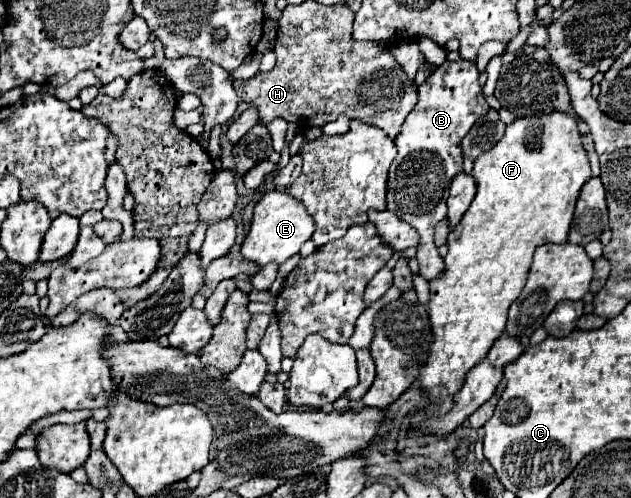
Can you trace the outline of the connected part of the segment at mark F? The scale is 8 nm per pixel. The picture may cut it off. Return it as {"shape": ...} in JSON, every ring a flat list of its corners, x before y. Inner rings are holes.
{"shape":[[553,112,541,118,519,118,507,126,501,142,475,160,473,178,477,182,477,194,461,222,449,232,449,252,443,258,445,270,429,282,427,308,433,342,429,344,427,362,421,366,417,376,419,388,427,400,423,408,427,418,449,412,453,396,463,386,465,374,483,360,491,344,505,330,507,310,525,286,535,248,545,242,567,242,575,202,581,186,591,178,591,168,579,142,577,122,569,114]]}

